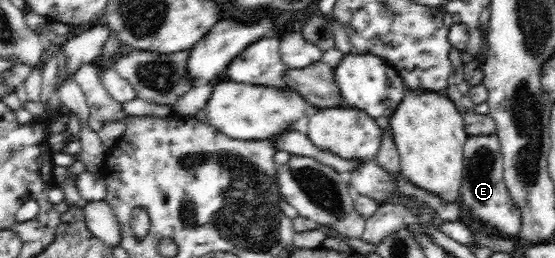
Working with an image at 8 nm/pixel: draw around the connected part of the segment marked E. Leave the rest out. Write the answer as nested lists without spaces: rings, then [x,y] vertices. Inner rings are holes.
[[[476,135],[469,136],[466,144],[464,145],[464,166],[463,166],[463,188],[460,190],[462,193],[462,204],[465,204],[472,210],[472,214],[480,218],[482,224],[486,227],[492,227],[498,235],[502,236],[519,236],[522,230],[522,210],[512,201],[510,192],[503,179],[503,155],[501,154],[501,146],[497,135]]]

